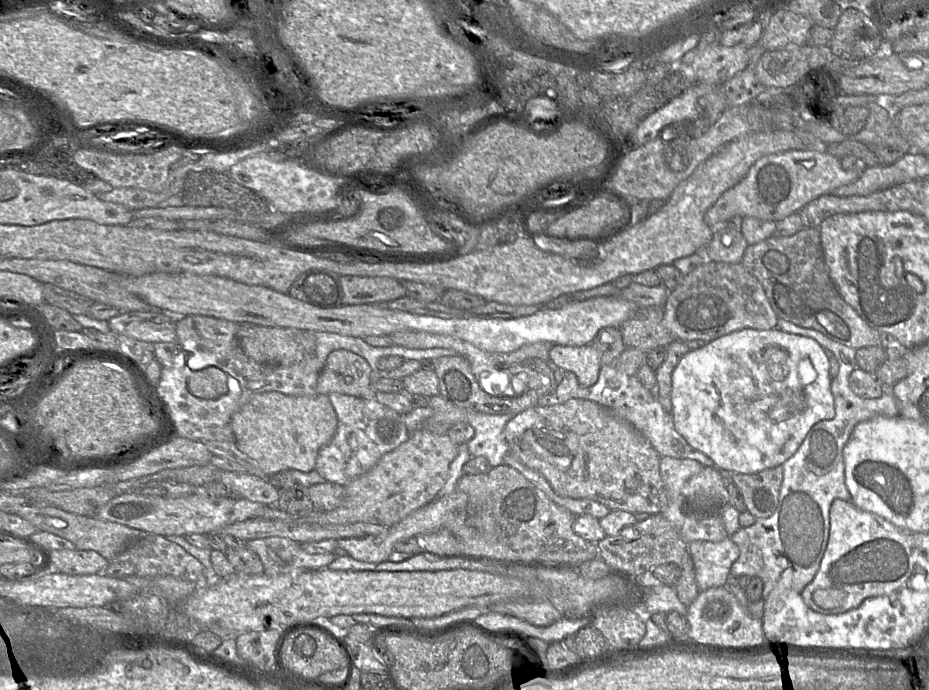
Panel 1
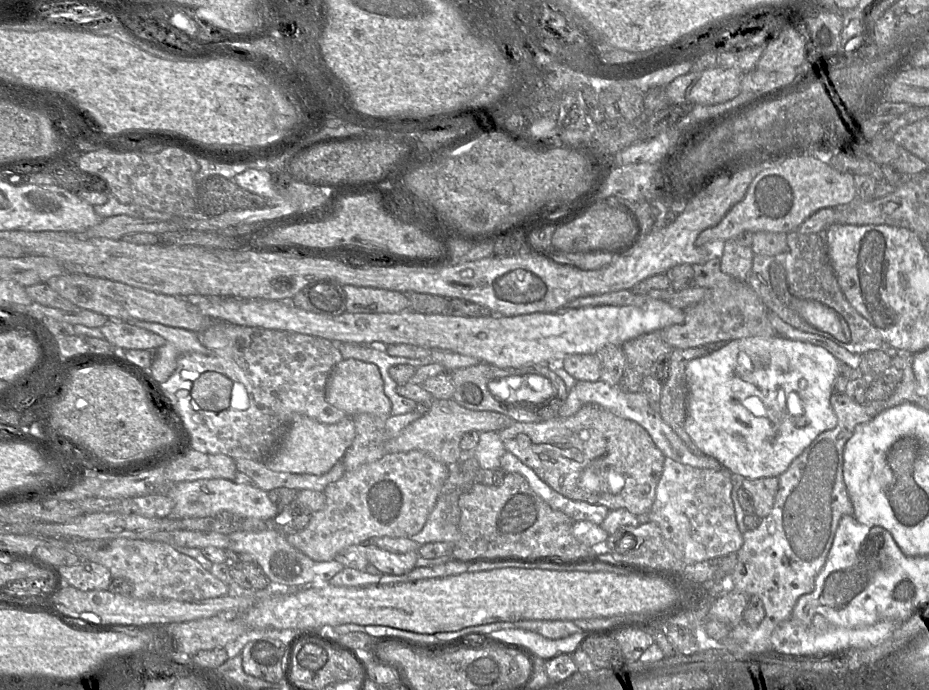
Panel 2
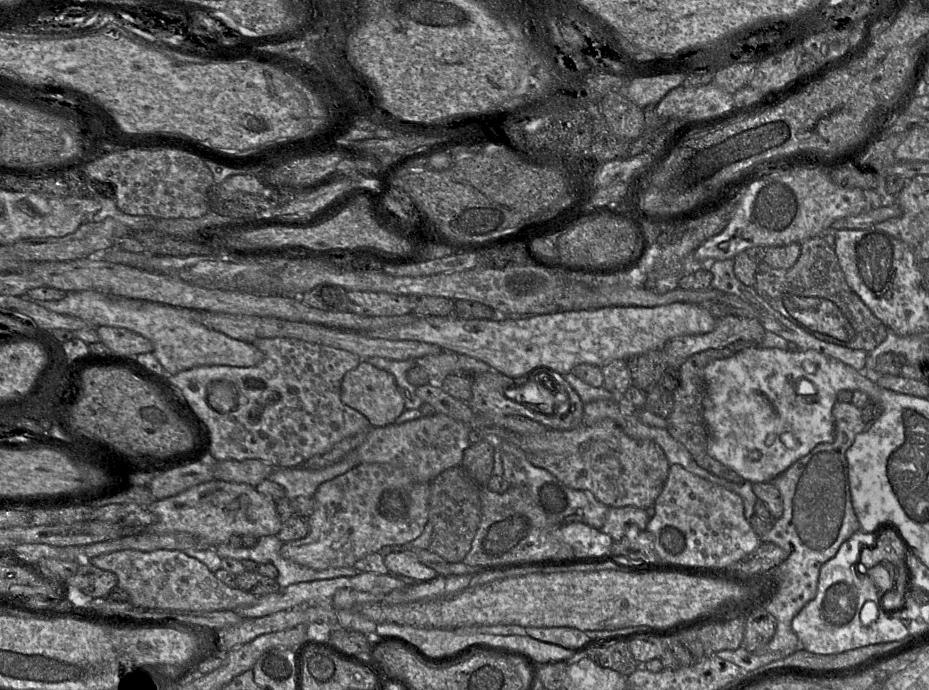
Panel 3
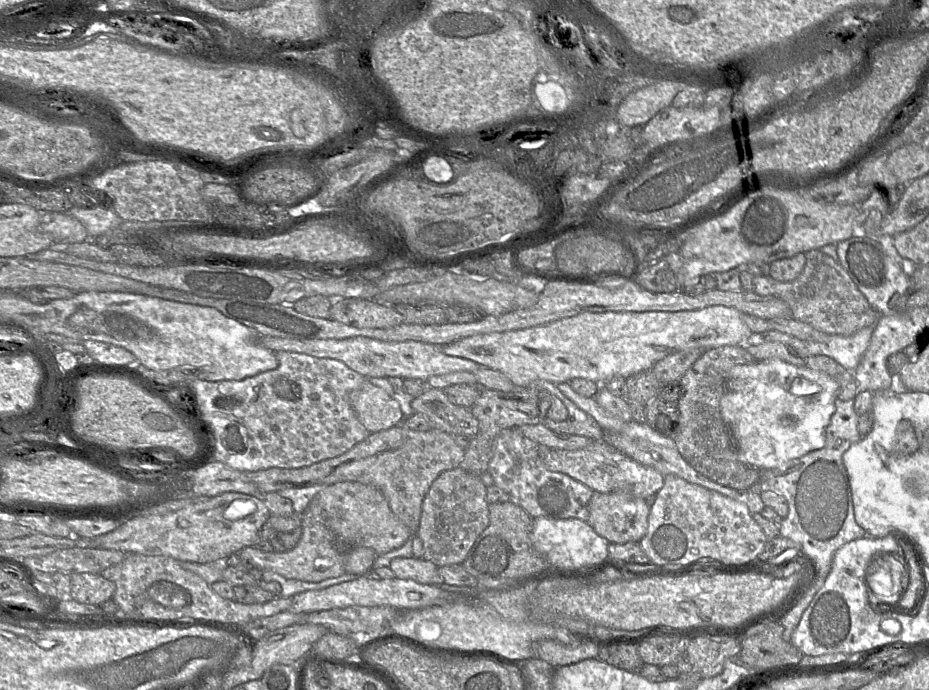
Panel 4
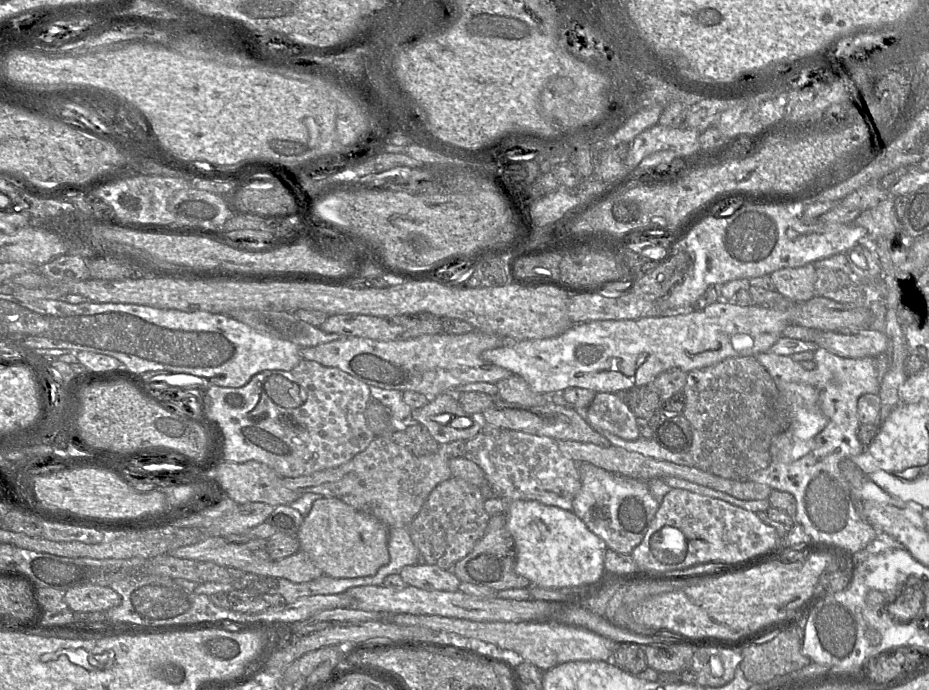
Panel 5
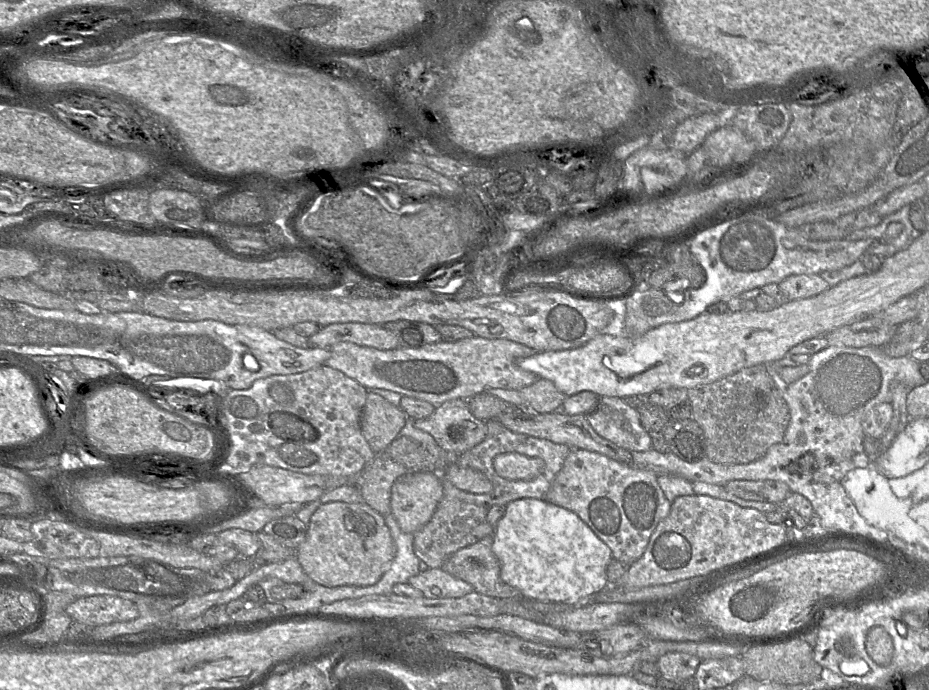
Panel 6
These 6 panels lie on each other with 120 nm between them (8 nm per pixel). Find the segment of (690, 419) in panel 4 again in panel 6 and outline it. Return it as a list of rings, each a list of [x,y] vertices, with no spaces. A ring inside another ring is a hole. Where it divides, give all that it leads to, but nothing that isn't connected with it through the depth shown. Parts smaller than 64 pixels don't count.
[[[759,364],[743,368],[715,382],[684,390],[691,403],[692,419],[702,428],[706,440],[707,459],[721,464],[747,464],[761,458],[769,447],[779,443],[790,422],[786,401],[769,374],[769,366]]]

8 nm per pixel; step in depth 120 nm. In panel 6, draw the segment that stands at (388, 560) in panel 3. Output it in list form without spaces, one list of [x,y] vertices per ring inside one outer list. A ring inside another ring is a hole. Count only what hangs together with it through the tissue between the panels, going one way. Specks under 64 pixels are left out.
[[[429,567],[412,576],[408,583],[428,598],[457,598],[475,591],[470,583],[453,576],[443,568]]]

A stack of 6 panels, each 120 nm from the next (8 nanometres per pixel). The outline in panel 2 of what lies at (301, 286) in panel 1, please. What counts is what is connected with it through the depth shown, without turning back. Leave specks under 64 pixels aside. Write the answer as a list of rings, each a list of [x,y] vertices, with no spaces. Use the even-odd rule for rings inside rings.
[[[317,280],[308,284],[291,301],[298,308],[326,316],[337,316],[346,311],[342,285],[331,280]]]

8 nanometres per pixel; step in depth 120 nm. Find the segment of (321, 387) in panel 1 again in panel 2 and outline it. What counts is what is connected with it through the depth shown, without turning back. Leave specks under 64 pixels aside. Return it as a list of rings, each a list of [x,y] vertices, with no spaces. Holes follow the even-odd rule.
[[[343,359],[332,370],[326,385],[325,398],[348,416],[368,413],[381,418],[391,415],[391,402],[384,393],[383,380],[378,367],[356,359]]]

